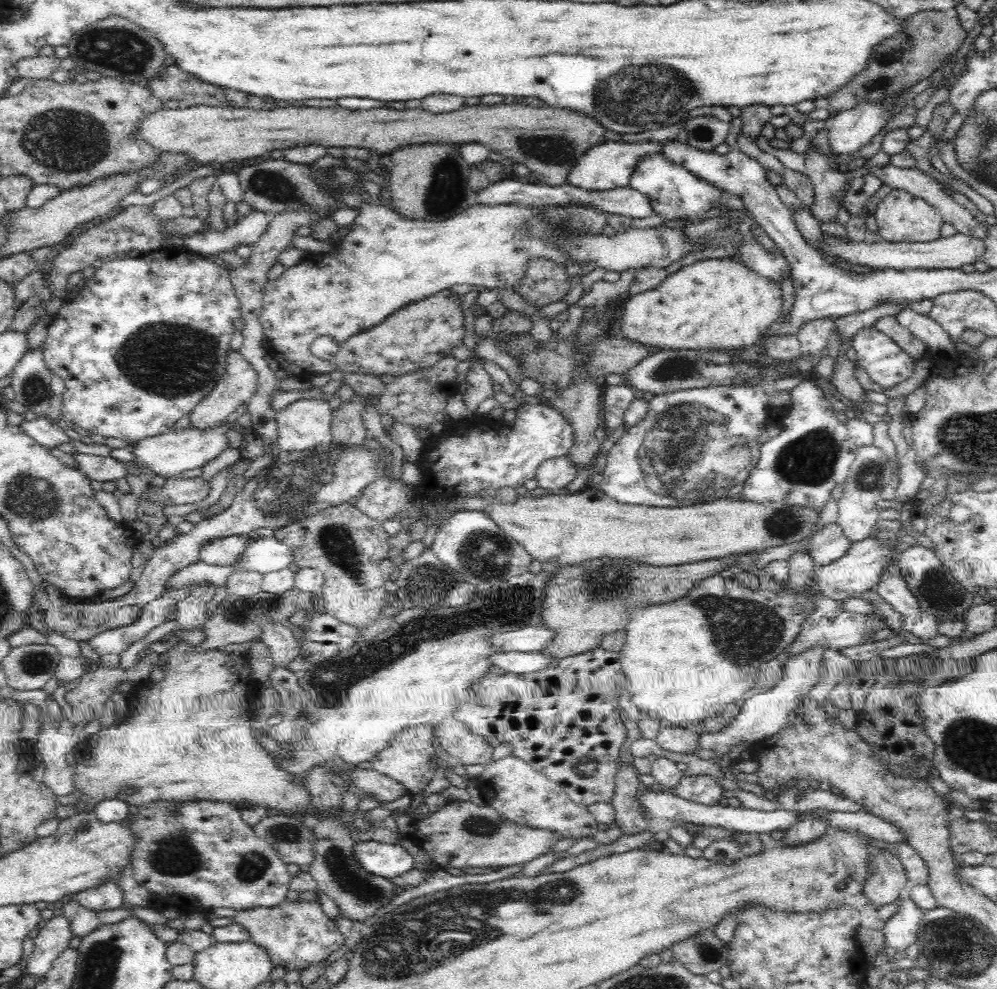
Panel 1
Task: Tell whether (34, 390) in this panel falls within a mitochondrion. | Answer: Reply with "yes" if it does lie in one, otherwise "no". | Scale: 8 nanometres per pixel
yes

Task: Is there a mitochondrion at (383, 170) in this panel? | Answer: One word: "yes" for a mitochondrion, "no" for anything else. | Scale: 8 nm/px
no

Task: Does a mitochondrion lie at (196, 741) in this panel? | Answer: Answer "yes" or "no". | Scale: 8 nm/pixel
no

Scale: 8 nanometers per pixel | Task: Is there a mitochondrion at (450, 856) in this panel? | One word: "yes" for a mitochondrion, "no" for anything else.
no

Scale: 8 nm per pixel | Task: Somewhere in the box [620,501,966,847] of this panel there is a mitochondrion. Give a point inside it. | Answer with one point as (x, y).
(746, 630)

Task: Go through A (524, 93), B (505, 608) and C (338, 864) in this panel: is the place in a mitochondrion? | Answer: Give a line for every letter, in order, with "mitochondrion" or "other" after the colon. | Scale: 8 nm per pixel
A: other
B: mitochondrion
C: mitochondrion

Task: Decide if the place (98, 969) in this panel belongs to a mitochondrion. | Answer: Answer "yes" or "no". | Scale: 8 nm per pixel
yes

